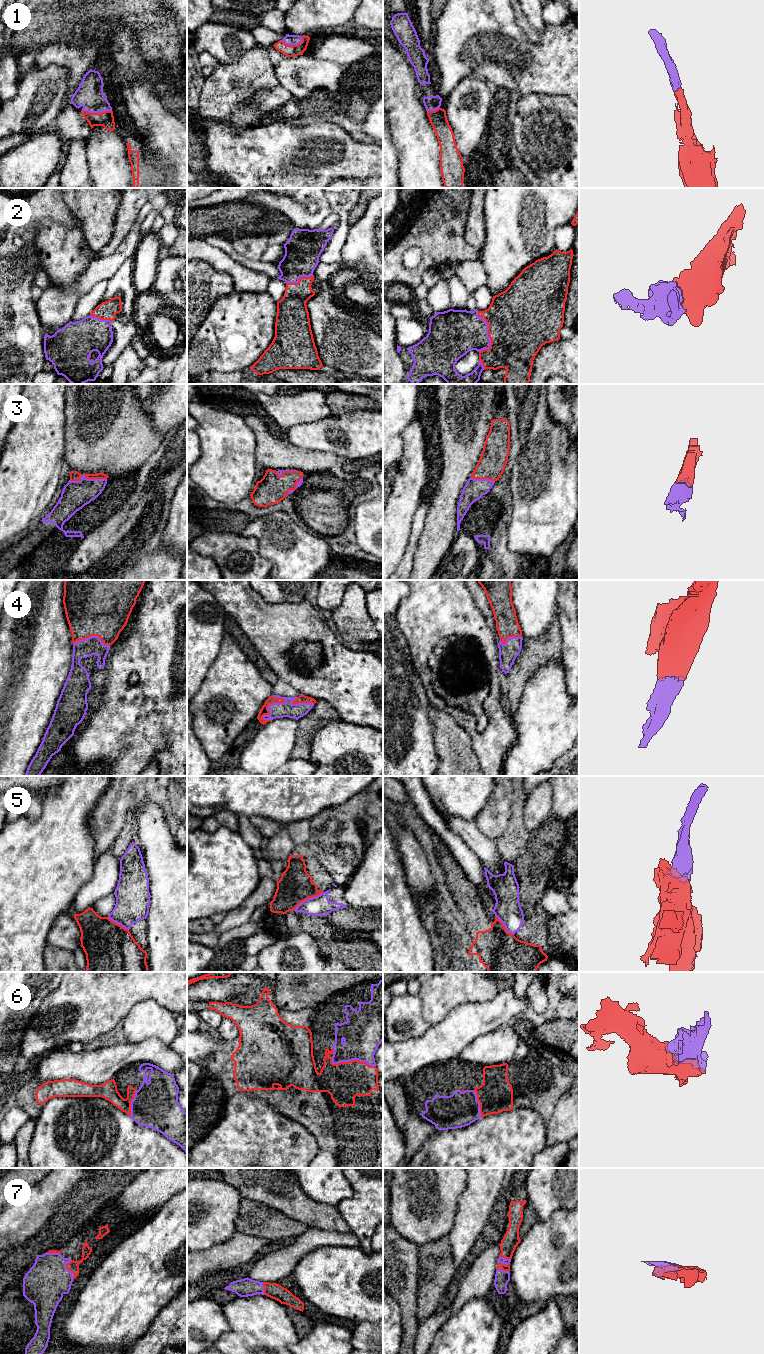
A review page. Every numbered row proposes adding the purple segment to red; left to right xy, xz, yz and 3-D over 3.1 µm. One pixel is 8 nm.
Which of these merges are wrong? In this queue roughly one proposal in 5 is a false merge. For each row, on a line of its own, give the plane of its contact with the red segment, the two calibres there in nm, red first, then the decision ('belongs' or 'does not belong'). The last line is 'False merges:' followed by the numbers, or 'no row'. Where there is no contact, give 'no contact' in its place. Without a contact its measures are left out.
1: xy | 130/220 nm | belongs
2: yz | 500/360 nm | belongs
3: xy | 80/220 nm | belongs
4: xz | 70/130 nm | belongs
5: xz | 280/160 nm | does not belong
6: xz | 300/320 nm | belongs
7: xy | 90/340 nm | belongs
False merges: 5

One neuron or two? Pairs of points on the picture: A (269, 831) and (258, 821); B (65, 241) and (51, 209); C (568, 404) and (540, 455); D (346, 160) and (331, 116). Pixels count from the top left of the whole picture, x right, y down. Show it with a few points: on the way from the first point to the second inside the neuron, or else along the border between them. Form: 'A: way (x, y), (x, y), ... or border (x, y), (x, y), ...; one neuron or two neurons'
A: way (266, 828), (261, 823); one neuron
B: border (75, 218), (70, 226), (49, 218), (36, 222); two neurons
C: border (547, 401), (549, 416), (562, 424), (568, 433); two neurons
D: border (324, 121), (330, 121), (337, 125); two neurons

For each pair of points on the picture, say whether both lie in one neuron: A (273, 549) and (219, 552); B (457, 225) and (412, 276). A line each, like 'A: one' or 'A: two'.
A: two
B: one

